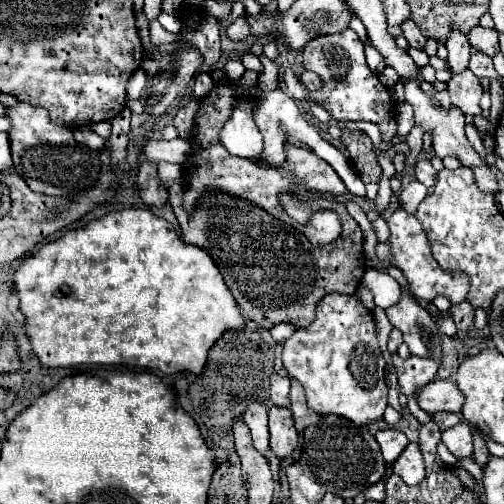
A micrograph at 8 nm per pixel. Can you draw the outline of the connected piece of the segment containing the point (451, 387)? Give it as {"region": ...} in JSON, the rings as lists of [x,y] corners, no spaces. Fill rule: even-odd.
{"region":[[[434,380],[418,392],[416,402],[424,412],[436,414],[442,410],[444,412],[460,412],[464,398],[452,380]]]}

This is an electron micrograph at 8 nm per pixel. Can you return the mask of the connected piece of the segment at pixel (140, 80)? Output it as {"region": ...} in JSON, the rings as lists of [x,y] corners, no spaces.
{"region":[[[136,70],[128,80],[128,96],[140,96],[144,86],[146,86],[146,74],[142,70]]]}

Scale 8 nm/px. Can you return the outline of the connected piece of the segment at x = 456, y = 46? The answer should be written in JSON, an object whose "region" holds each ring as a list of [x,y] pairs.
{"region":[[[450,34],[448,42],[446,42],[446,50],[448,50],[448,70],[452,74],[460,74],[468,68],[468,60],[470,60],[470,54],[472,54],[472,46],[468,42],[468,38],[464,34]]]}

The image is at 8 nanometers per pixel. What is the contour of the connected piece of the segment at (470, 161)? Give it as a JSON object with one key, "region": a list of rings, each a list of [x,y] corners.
{"region":[[[408,82],[404,84],[404,96],[406,96],[406,102],[410,102],[414,106],[414,116],[416,116],[416,124],[424,128],[424,132],[432,130],[432,146],[436,150],[436,154],[440,158],[444,156],[454,156],[462,162],[462,166],[468,166],[472,172],[474,172],[474,180],[476,180],[476,186],[482,190],[482,192],[500,192],[500,186],[496,182],[496,176],[494,172],[490,170],[490,166],[486,166],[484,158],[470,146],[470,142],[466,140],[464,136],[464,114],[458,110],[458,108],[450,108],[450,110],[444,110],[444,108],[434,108],[430,104],[430,98],[420,90],[418,82]]]}

